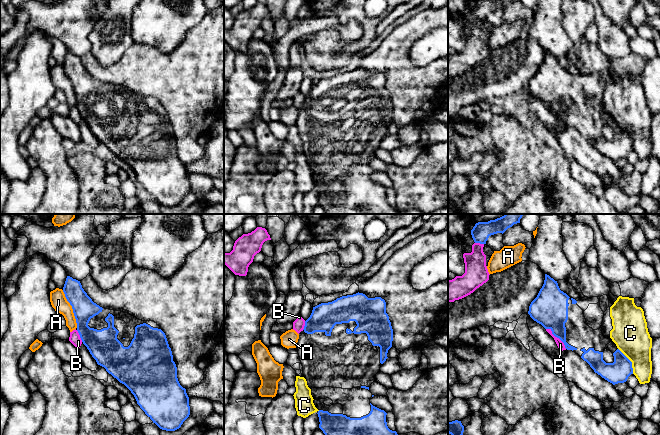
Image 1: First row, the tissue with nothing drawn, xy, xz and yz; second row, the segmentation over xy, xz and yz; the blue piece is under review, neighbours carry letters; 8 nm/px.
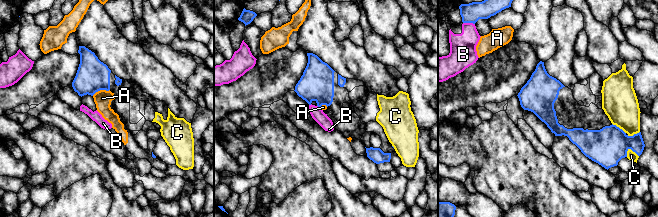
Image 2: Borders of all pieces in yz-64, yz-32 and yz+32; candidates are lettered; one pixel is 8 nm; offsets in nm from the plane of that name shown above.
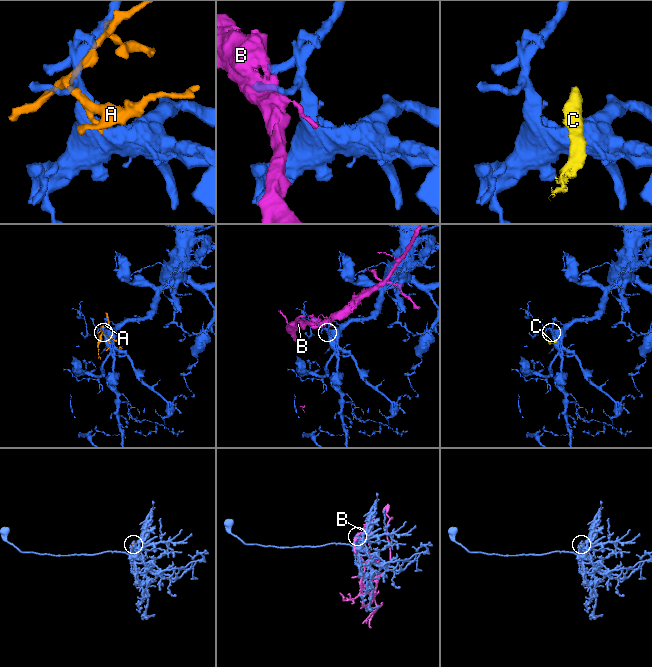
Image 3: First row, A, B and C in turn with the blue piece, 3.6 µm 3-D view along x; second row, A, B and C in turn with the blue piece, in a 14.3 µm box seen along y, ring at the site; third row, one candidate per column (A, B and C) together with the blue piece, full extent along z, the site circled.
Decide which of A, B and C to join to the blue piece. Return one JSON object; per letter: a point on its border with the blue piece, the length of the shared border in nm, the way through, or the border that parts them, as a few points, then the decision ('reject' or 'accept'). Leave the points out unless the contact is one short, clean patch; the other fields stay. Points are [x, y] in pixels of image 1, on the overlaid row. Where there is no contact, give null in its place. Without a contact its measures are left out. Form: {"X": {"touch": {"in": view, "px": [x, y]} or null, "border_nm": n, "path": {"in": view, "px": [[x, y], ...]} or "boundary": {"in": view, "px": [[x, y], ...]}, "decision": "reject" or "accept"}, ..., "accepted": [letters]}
{"A": {"touch": {"in": "xy", "px": [72, 308]}, "border_nm": 320, "decision": "reject"}, "B": {"touch": {"in": "yz", "px": [557, 337]}, "border_nm": 240, "decision": "reject"}, "C": {"touch": {"in": "yz", "px": [630, 361]}, "border_nm": 240, "boundary": {"in": "yz", "px": [[618, 348], [631, 362], [633, 373]]}, "decision": "reject"}, "accepted": []}

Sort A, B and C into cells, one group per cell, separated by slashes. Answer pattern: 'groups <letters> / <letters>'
groups A / B / C

